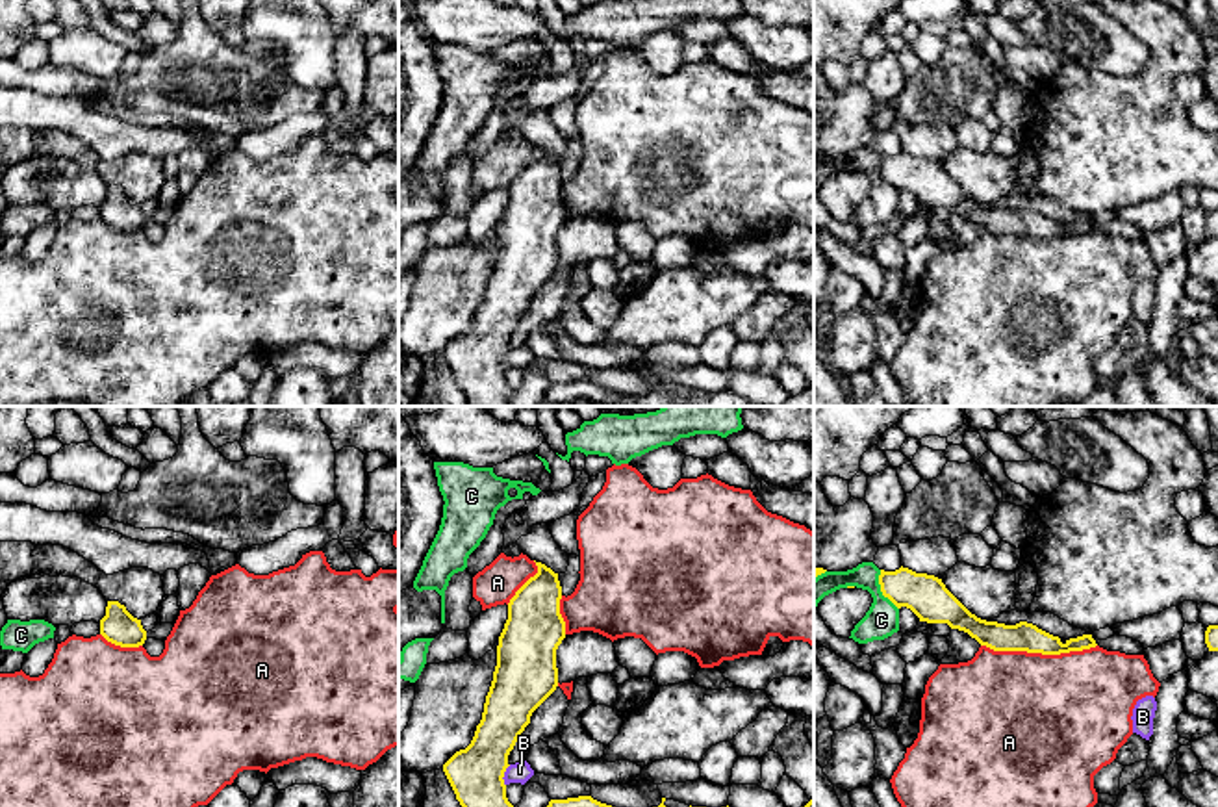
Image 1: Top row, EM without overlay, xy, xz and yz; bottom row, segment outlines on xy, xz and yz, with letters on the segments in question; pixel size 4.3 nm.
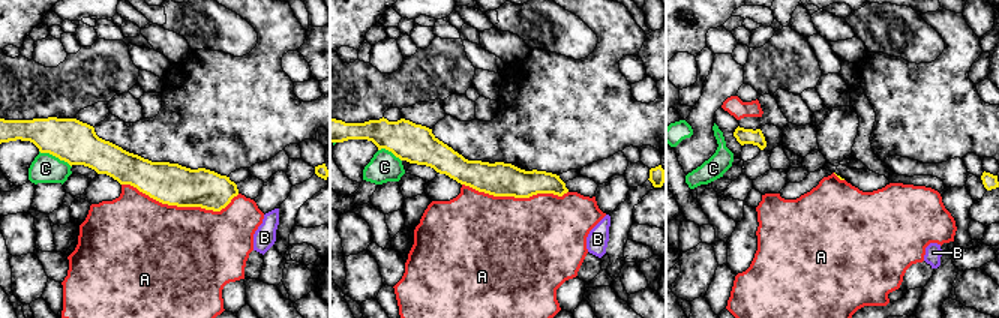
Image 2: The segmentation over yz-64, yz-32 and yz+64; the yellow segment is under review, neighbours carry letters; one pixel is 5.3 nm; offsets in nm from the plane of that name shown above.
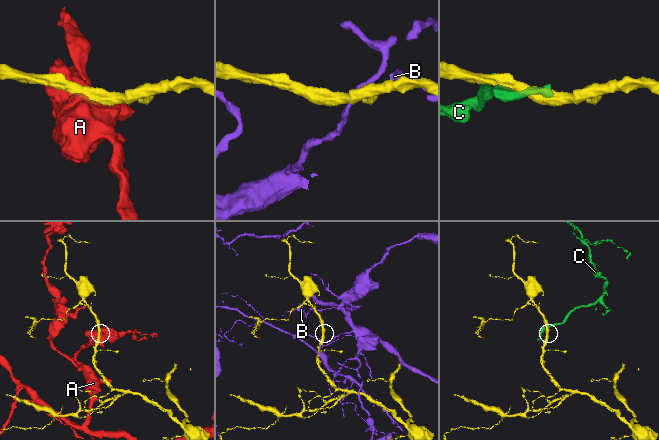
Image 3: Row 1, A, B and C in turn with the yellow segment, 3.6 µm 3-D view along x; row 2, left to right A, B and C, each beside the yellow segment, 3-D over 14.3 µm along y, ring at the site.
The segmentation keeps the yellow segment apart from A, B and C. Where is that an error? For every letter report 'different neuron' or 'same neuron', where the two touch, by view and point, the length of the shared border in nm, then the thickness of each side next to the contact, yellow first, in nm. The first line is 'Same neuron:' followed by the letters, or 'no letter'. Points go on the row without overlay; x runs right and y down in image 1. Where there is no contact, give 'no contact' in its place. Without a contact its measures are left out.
Same neuron: A
A: same neuron | yz (1039, 236) | 500 nm | 130/480 nm
B: different neuron | xz (503, 360) | 100 nm | 240/90 nm
C: different neuron | yz (881, 175) | 190 nm | 180/150 nm

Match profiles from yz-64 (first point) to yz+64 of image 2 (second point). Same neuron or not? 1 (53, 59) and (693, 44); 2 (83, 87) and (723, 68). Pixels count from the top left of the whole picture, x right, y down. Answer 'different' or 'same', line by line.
1: different
2: different

